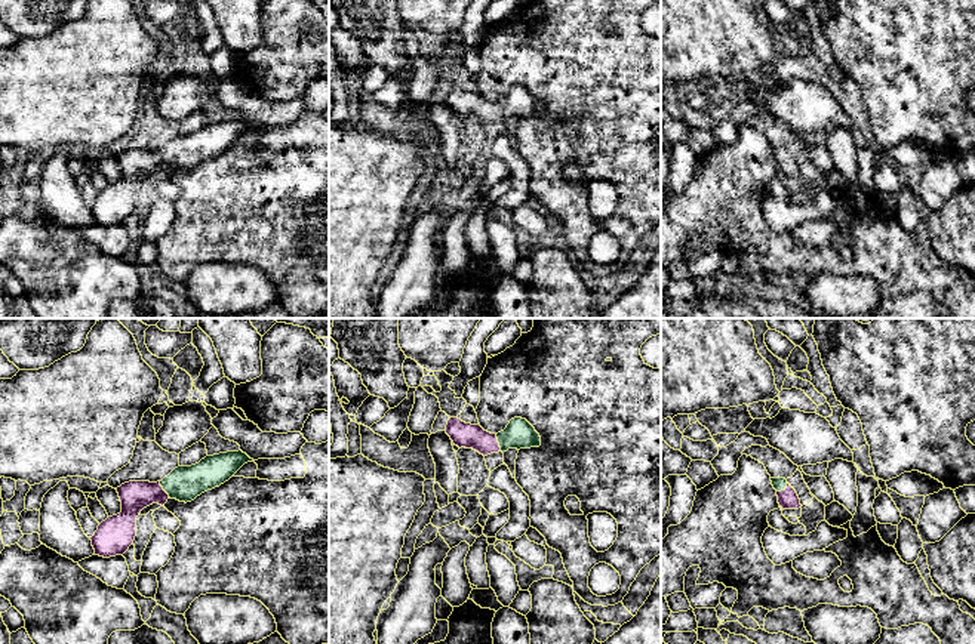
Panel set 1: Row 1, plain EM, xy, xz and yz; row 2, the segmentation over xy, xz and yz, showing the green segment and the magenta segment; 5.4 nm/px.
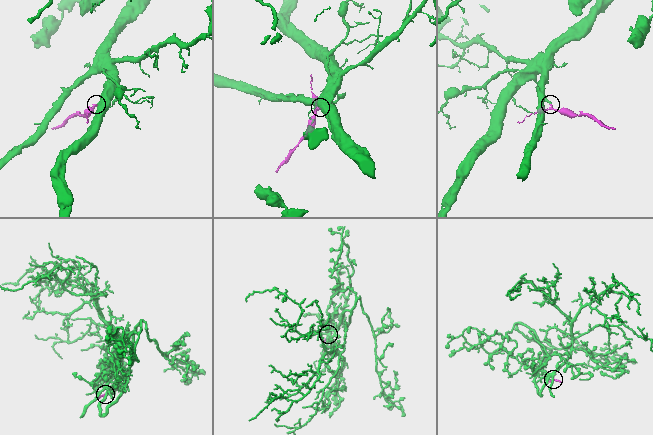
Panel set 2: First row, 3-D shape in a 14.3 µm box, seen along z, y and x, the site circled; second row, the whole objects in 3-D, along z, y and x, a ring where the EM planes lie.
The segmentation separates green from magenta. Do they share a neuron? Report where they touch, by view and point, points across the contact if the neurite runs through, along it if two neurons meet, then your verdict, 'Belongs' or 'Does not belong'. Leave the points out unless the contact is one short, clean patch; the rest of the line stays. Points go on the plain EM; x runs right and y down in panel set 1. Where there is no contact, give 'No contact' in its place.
Touches green at xz (500, 111). Path across: xz (519, 102), (500, 111), (485, 111), (463, 102). Belongs

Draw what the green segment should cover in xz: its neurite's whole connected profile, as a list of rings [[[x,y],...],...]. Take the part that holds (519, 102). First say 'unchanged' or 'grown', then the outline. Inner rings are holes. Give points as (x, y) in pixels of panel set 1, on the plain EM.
grown | [[[450,86],[445,99],[459,117],[473,117],[483,124],[498,120],[504,121],[508,117],[520,118],[541,114],[539,102],[522,86],[511,87],[507,96],[498,102],[490,102],[480,93],[471,93],[458,86]]]

